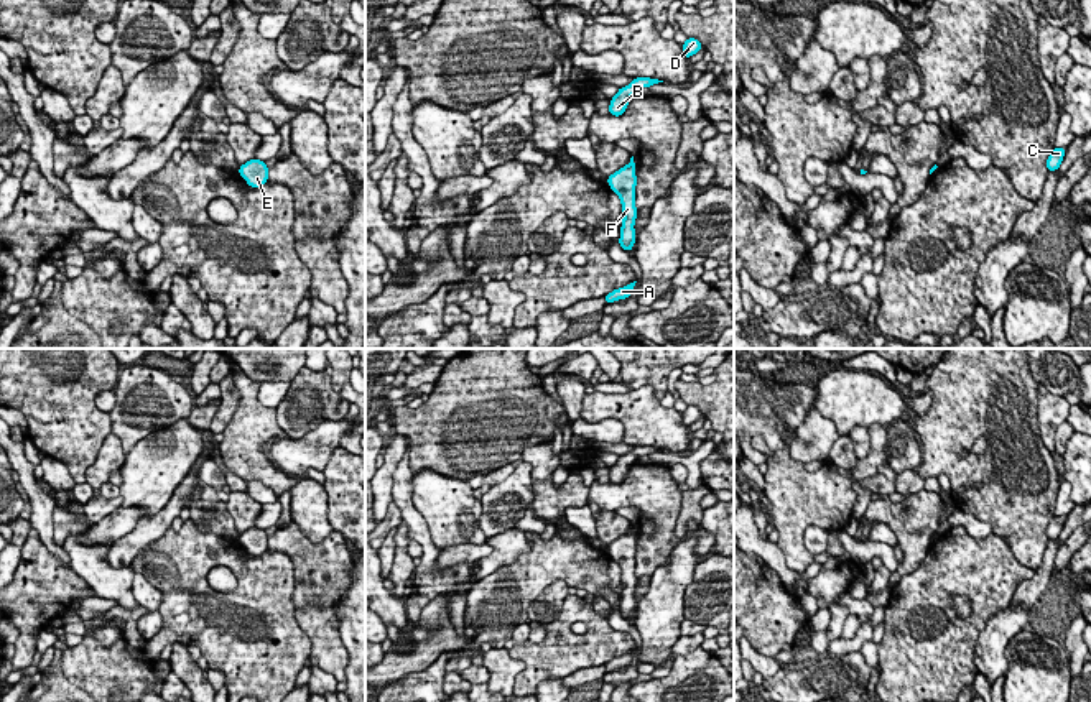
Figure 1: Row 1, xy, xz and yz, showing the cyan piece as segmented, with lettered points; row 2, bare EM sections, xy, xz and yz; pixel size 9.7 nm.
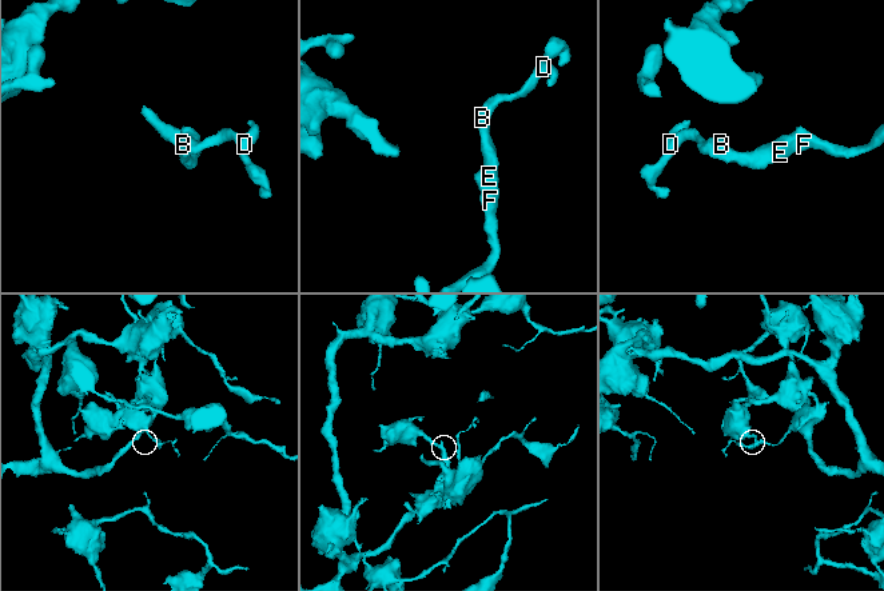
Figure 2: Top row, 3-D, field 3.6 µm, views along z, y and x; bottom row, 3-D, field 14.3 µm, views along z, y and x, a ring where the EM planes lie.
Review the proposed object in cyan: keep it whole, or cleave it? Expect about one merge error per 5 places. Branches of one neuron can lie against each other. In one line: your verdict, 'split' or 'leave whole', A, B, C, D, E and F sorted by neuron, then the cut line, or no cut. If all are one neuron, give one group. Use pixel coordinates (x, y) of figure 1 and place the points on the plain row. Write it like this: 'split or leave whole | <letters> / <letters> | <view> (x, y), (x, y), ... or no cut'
leave whole | A B C D E F | no cut

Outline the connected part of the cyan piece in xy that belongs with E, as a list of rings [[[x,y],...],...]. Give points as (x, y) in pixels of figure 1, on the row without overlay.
[[[250,528],[239,536],[240,544],[247,549],[252,556],[262,556],[267,552],[268,547],[268,536],[260,528]]]

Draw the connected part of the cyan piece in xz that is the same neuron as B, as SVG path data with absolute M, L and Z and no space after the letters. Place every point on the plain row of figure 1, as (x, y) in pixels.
M635 446L629 454L620 455L617 464L610 467L610 473L609 473L610 483L620 485L625 480L625 477L630 470L630 465L638 457L650 455L650 454L658 452L658 450L663 450L663 449L650 447L650 446Z

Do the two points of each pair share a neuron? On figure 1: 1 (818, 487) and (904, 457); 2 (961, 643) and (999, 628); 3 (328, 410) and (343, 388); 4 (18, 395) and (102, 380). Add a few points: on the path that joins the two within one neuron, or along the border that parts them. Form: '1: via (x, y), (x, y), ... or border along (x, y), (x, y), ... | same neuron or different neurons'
1: border along (884, 428), (887, 433), (886, 459), (889, 464) | different neurons
2: border along (1004, 609), (986, 623), (978, 638), (978, 673) | different neurons
3: border along (328, 365), (331, 369), (331, 387), (348, 401) | different neurons
4: via (40, 387), (64, 387), (81, 382) | same neuron

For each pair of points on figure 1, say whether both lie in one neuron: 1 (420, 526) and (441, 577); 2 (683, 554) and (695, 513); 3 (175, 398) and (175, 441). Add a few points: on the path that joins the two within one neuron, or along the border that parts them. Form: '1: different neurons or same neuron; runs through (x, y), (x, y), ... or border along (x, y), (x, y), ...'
1: same neuron; runs through (425, 540), (428, 566)
2: different neurons; border along (698, 523), (690, 520), (682, 538)
3: different neurons; border along (186, 418), (152, 431), (140, 441)

